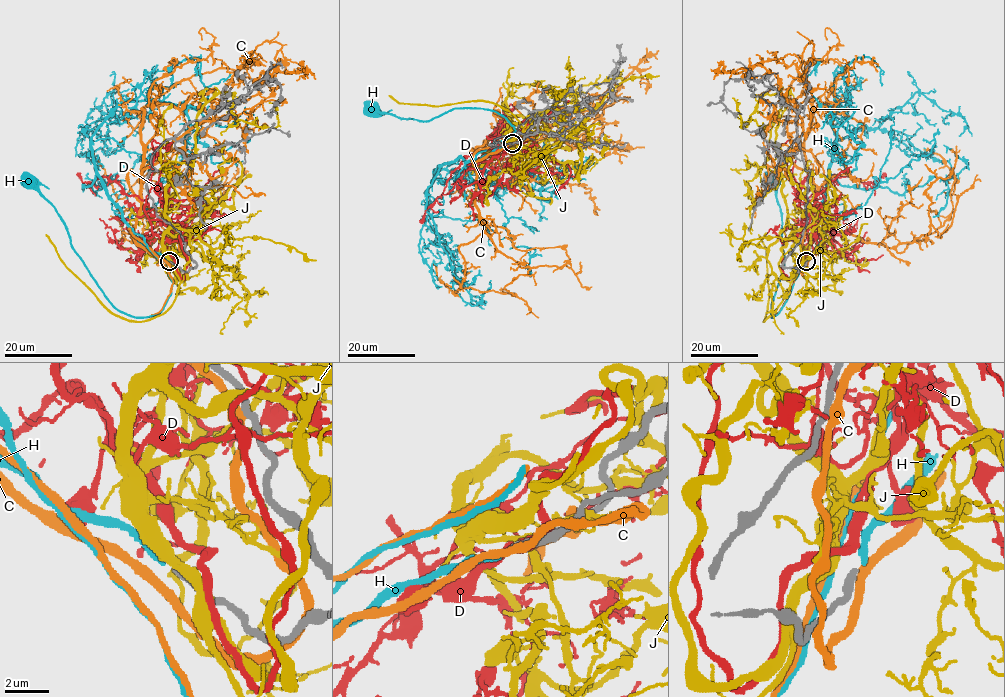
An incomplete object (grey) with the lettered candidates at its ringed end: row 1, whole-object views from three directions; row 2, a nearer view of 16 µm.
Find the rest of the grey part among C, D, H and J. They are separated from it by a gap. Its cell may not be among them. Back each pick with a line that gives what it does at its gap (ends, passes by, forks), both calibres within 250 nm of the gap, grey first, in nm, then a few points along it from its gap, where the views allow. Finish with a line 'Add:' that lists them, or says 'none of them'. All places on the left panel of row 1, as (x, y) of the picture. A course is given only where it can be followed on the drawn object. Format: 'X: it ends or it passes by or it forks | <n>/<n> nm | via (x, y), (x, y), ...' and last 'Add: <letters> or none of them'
H: it ends | 240/240 nm | via (168, 260), (133, 229), (172, 286), (159, 313), (120, 312), (72, 246), (60, 215), (30, 182)
Add: H

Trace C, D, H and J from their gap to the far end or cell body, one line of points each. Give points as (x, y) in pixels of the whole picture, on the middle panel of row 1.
C: (511, 144), (474, 163), (501, 128), (528, 139), (587, 129), (635, 69), (650, 84), (639, 82)
D: (514, 144), (503, 150), (487, 136), (491, 144), (462, 160), (421, 222)
H: (511, 145), (476, 160), (477, 154), (515, 131), (502, 115), (491, 110), (455, 107), (423, 121), (373, 109)
J: (512, 141), (509, 118), (567, 117), (580, 86), (621, 78), (623, 70)

